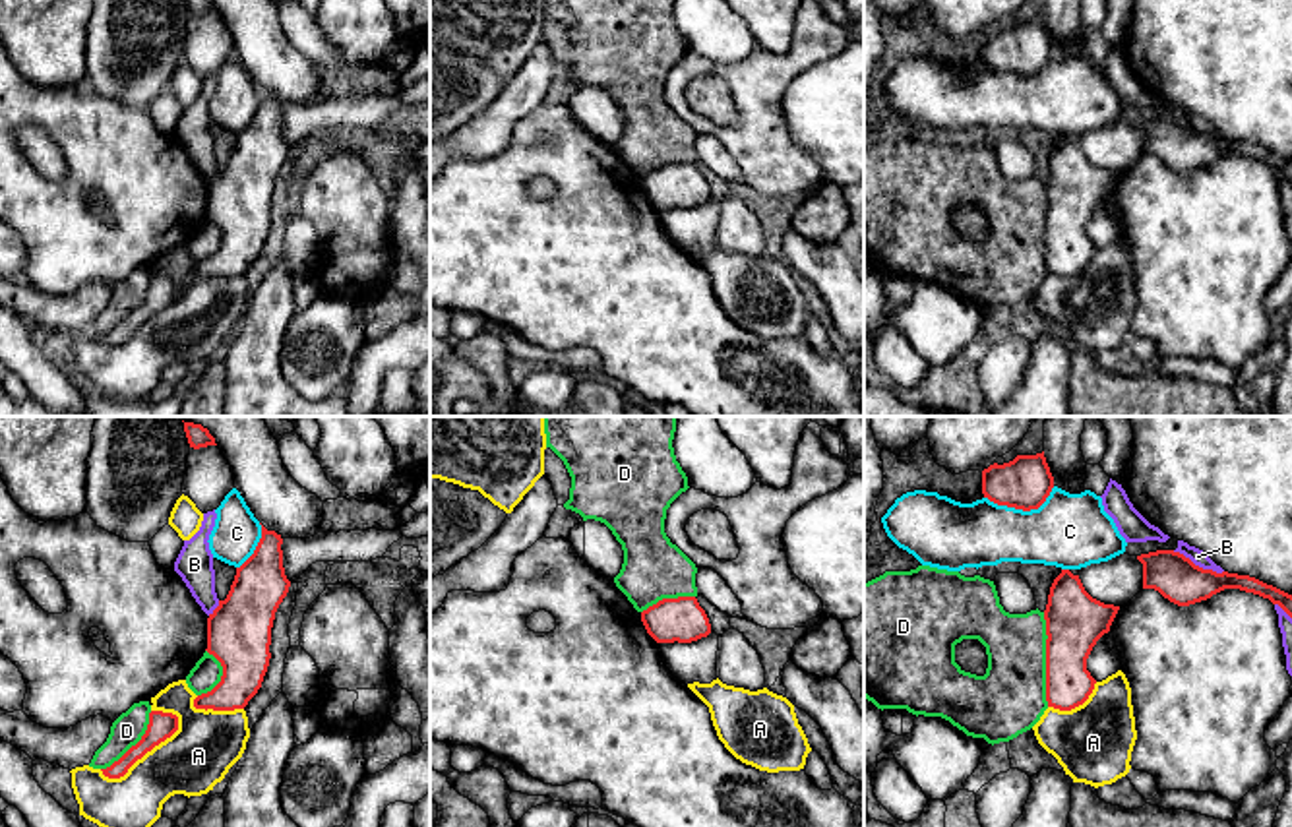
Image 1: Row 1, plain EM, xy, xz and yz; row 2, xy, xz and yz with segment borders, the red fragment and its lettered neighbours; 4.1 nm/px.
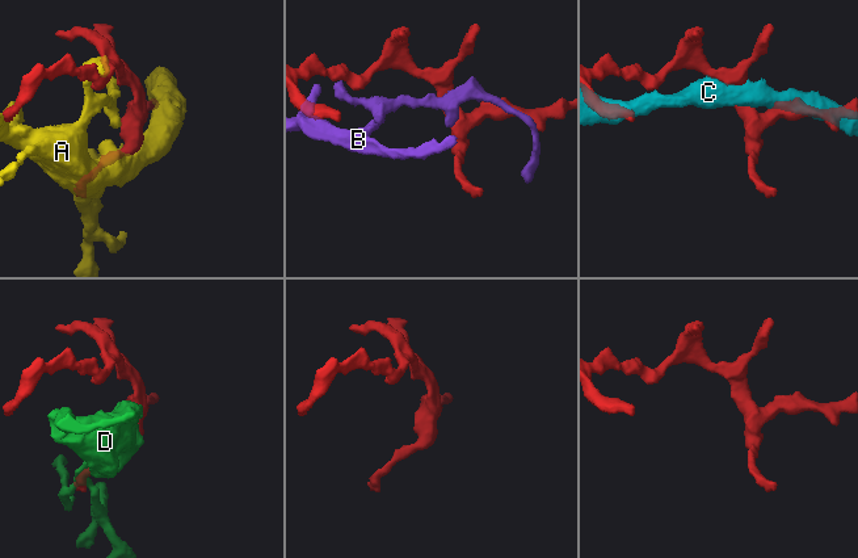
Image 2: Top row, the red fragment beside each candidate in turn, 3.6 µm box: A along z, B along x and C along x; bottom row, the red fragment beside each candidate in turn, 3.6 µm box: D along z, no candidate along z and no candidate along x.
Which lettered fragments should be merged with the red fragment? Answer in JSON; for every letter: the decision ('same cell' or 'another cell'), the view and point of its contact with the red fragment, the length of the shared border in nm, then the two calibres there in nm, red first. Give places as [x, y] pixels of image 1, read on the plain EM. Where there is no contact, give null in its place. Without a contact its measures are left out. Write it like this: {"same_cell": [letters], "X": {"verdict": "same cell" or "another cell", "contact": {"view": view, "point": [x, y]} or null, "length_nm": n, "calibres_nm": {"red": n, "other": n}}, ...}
{"same_cell": [], "A": {"verdict": "another cell", "contact": {"view": "xy", "point": [144, 320]}, "length_nm": 400, "calibres_nm": {"red": 110, "other": 280}}, "B": {"verdict": "another cell", "contact": {"view": "yz", "point": [1198, 132]}, "length_nm": 240, "calibres_nm": {"red": 190, "other": 70}}, "C": {"verdict": "another cell", "contact": {"view": "yz", "point": [1021, 74]}, "length_nm": 300, "calibres_nm": {"red": 220, "other": 320}}, "D": {"verdict": "another cell", "contact": {"view": "yz", "point": [1046, 225]}, "length_nm": 400, "calibres_nm": {"red": 240, "other": 300}}}

